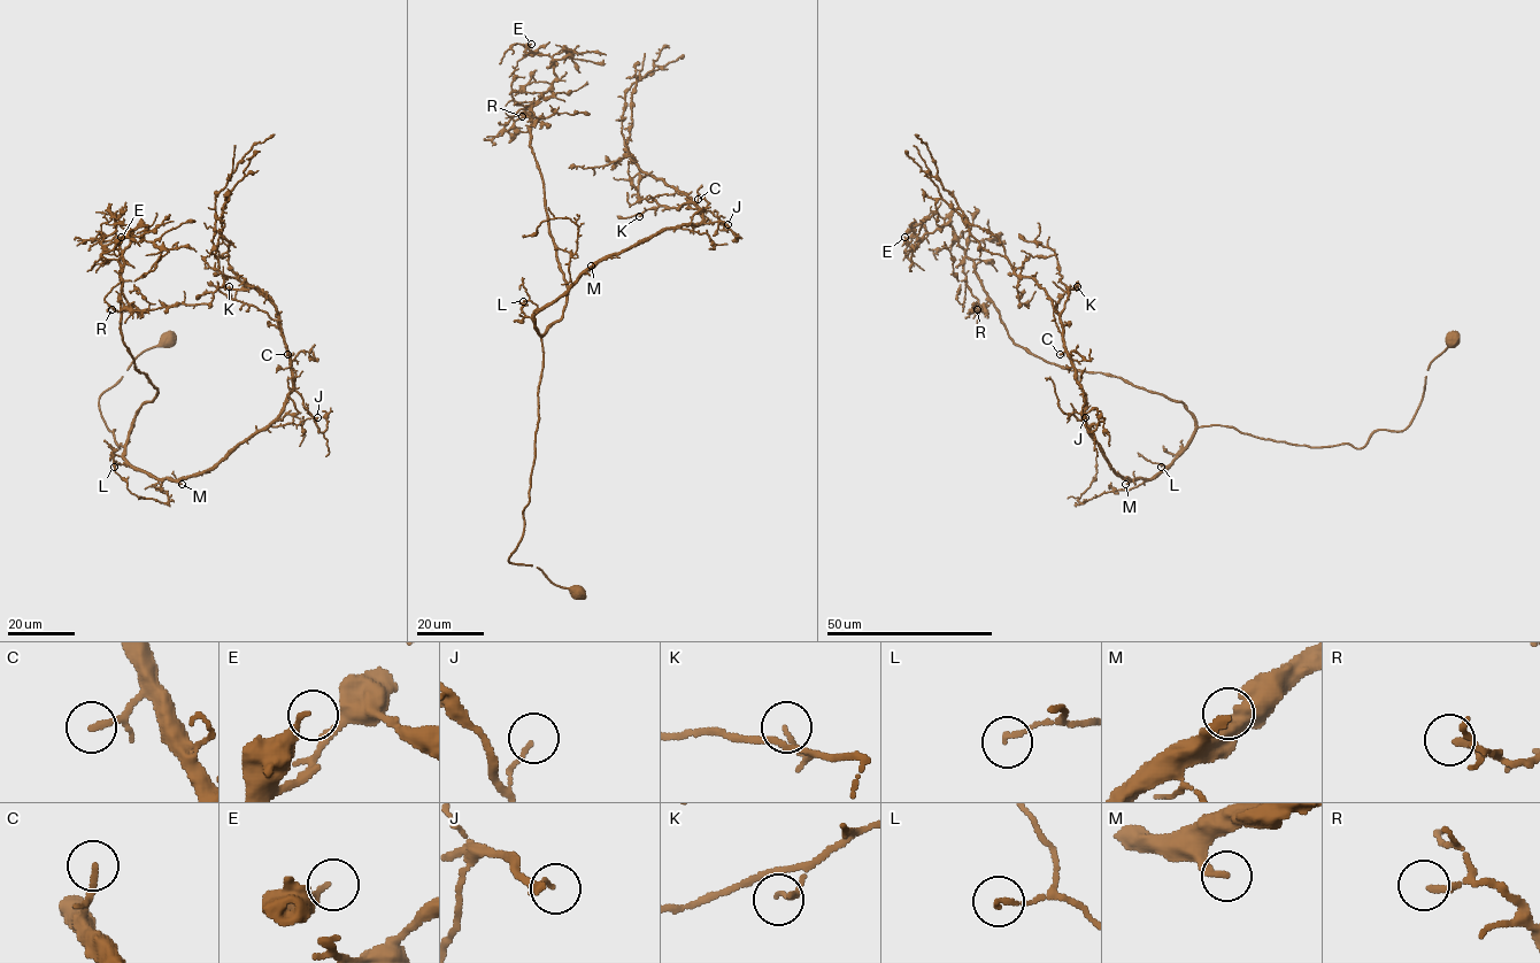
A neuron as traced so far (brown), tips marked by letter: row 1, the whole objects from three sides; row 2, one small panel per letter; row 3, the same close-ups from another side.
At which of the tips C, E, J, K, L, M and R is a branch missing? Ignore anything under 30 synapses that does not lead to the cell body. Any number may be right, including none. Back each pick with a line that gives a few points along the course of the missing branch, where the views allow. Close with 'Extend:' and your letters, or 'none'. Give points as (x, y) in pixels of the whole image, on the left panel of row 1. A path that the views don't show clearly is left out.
M: (182, 484), (209, 502), (290, 507), (326, 475), (353, 476), (367, 462), (370, 471), (390, 485)
Extend: M

